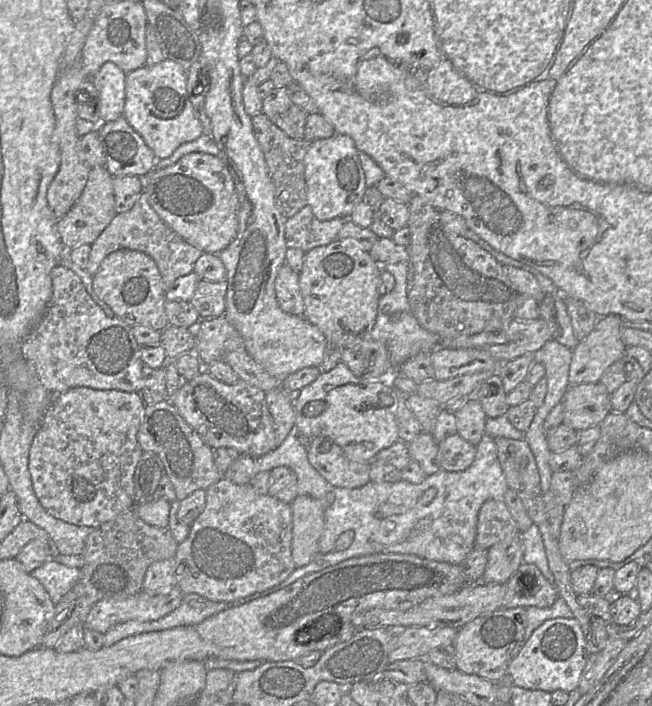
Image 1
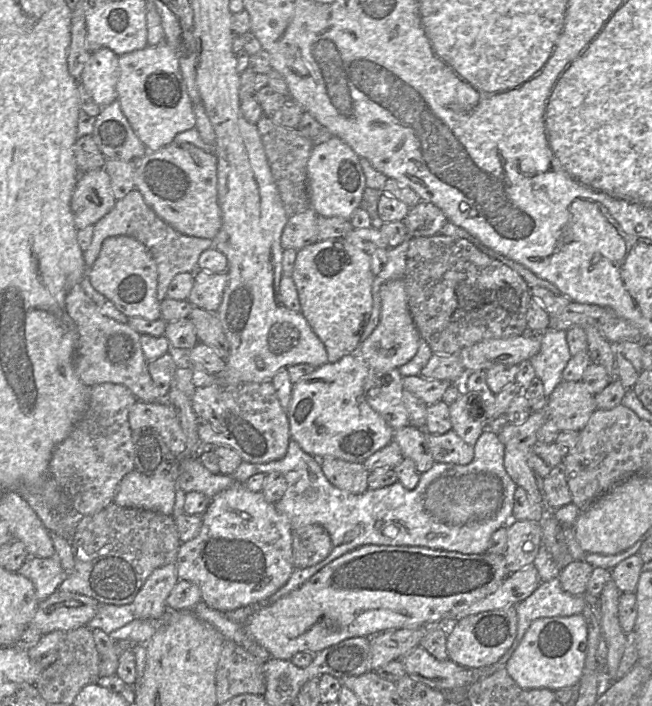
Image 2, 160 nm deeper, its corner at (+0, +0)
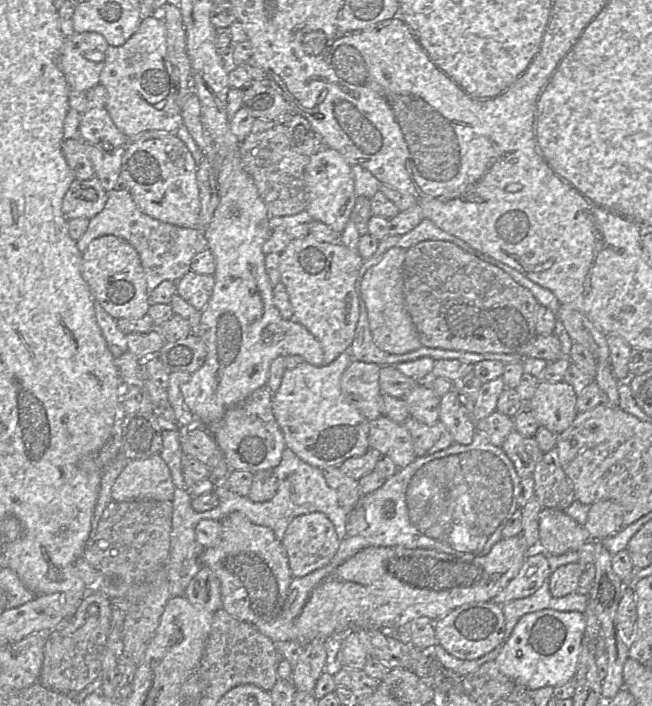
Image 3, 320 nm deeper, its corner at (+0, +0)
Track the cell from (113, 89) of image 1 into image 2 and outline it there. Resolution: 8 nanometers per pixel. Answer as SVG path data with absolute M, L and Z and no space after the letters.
M102 47L90 53L78 80L93 101L105 107L117 100L118 77L118 56L109 48Z

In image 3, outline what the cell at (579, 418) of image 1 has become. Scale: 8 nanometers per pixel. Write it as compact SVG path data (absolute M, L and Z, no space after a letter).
M564 381L539 382L534 396L525 403L525 408L534 415L541 427L560 434L578 414L577 397L573 387Z

